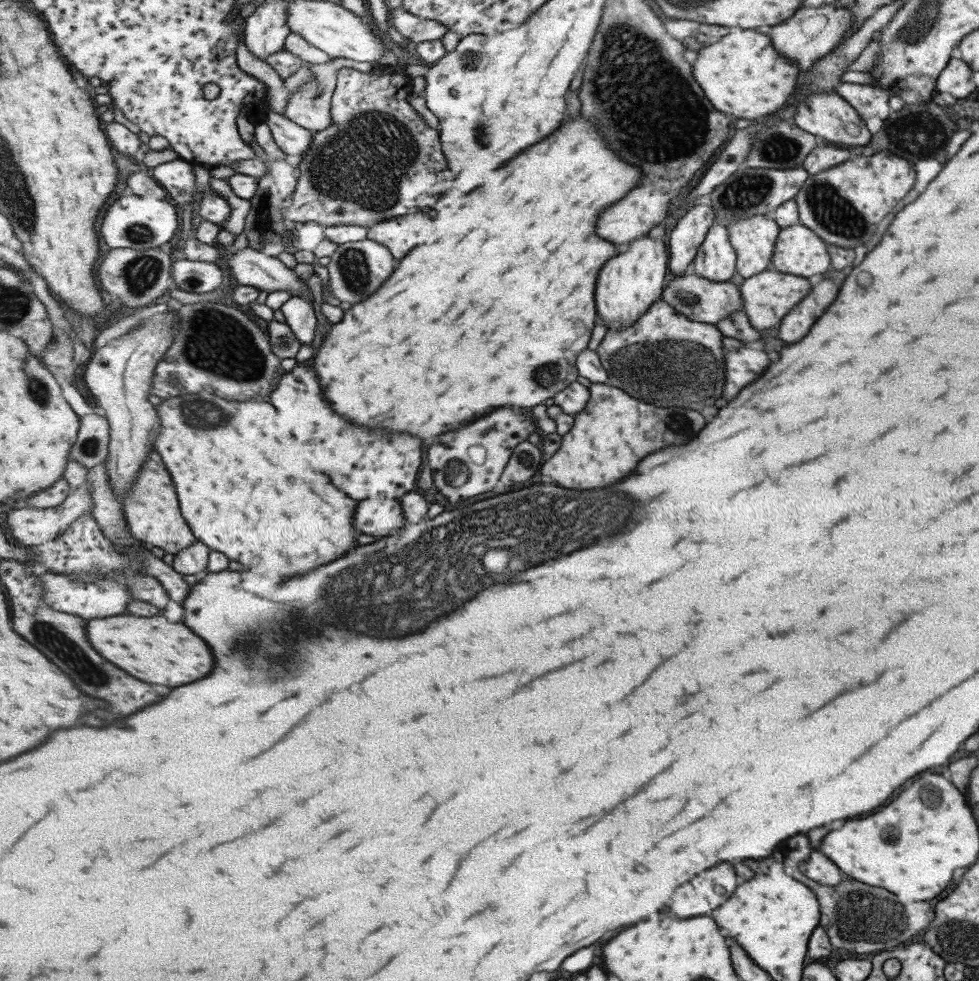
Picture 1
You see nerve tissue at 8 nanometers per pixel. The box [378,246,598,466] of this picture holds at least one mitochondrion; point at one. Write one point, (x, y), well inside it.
(545, 374)

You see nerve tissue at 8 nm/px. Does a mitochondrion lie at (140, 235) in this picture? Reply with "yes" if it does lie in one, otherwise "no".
yes

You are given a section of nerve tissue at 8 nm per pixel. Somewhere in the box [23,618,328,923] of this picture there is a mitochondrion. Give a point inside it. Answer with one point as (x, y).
(88, 671)

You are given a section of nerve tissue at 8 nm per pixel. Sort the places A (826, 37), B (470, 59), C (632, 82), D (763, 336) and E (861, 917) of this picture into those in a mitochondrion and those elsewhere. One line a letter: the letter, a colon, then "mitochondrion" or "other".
A: other
B: mitochondrion
C: mitochondrion
D: other
E: mitochondrion

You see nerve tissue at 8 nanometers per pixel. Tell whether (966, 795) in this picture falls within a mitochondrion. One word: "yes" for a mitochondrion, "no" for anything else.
no

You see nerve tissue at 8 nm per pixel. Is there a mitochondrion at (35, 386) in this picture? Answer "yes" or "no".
yes

